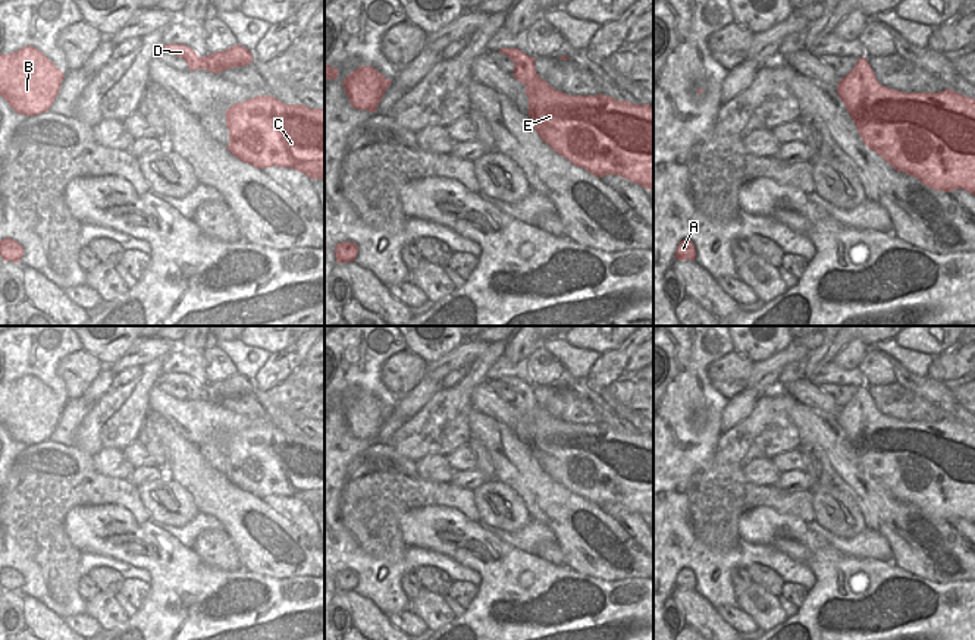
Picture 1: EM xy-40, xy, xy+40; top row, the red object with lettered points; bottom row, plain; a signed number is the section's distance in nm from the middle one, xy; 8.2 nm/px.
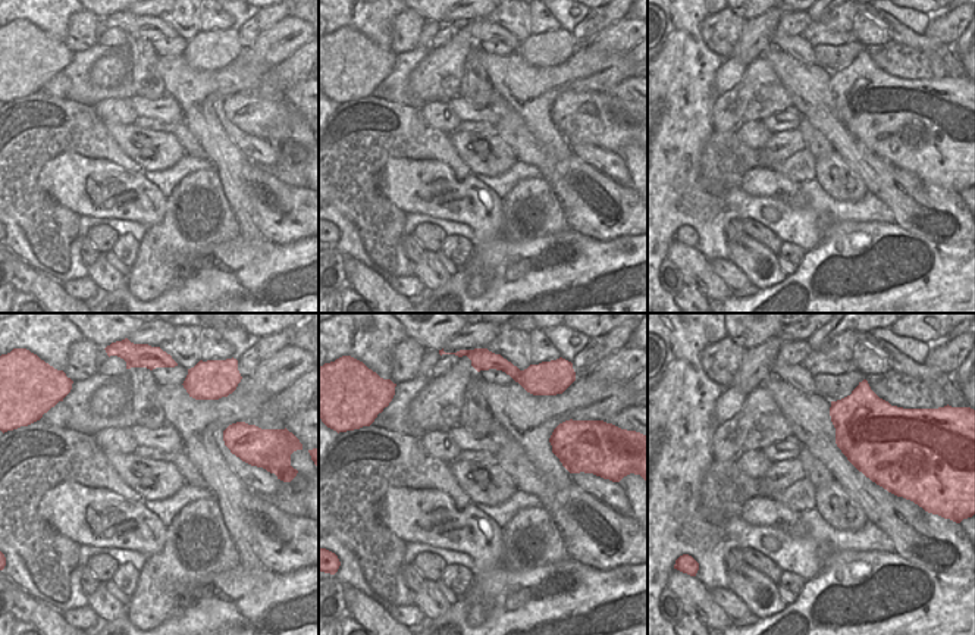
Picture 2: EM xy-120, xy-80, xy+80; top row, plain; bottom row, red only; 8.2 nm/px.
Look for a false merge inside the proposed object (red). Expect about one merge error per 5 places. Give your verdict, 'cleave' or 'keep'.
keep

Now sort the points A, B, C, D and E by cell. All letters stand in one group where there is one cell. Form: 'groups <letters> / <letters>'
groups A B C D E

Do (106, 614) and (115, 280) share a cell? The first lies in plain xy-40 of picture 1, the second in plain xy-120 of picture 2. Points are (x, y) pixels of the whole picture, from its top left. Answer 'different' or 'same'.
same

